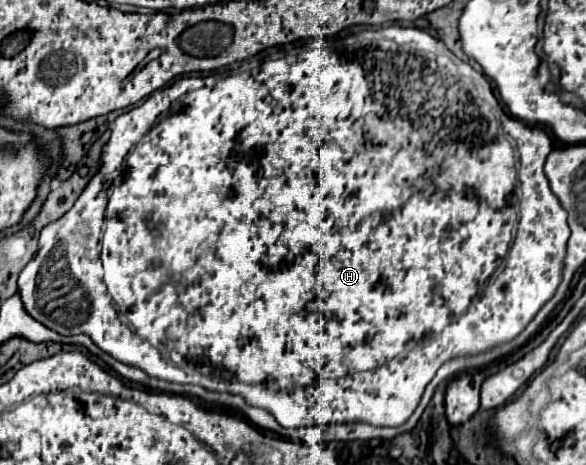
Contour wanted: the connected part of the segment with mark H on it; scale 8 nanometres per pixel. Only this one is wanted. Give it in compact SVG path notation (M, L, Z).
M384 26L384 28L378 28L378 30L362 30L362 32L352 34L348 38L310 40L310 46L302 46L298 50L292 50L290 54L282 54L278 60L264 58L256 68L246 70L246 72L238 72L238 74L230 74L230 76L208 76L205 78L183 76L176 83L172 84L170 88L156 90L140 106L134 106L132 110L120 114L114 120L112 136L110 136L108 144L104 146L100 172L84 188L84 192L76 200L76 204L70 208L70 212L66 212L60 220L48 224L42 230L40 240L38 240L36 256L20 272L18 294L22 296L22 304L24 304L26 312L34 320L44 324L46 328L50 328L50 330L54 330L58 334L64 334L64 336L86 334L104 352L112 354L120 362L126 362L126 364L132 364L132 366L138 366L142 370L146 370L148 376L170 380L170 382L178 382L178 384L200 384L206 390L214 390L214 392L242 394L248 404L258 406L258 408L266 408L270 414L274 414L278 424L282 424L284 428L328 426L328 424L344 424L344 422L368 422L372 426L400 426L400 424L404 424L410 418L410 414L414 412L414 408L418 406L418 402L422 398L422 392L424 392L426 384L434 378L436 370L446 360L462 356L462 354L486 352L486 350L490 350L490 348L494 348L498 344L510 342L514 336L518 336L526 328L526 324L536 316L536 312L542 308L542 304L546 304L546 300L550 300L554 296L554 292L556 292L556 288L558 288L558 284L562 280L566 242L570 238L570 228L568 228L568 222L566 222L568 214L562 208L562 204L558 202L558 198L552 196L548 180L546 180L544 170L542 170L544 162L546 162L546 158L548 158L548 154L552 150L552 140L546 136L544 130L540 130L536 126L528 126L524 122L512 118L512 116L506 116L503 109L499 107L502 106L494 96L487 78L482 73L476 71L470 64L462 62L460 58L456 58L444 46L444 42L436 40L428 32L418 30L418 28L402 28L402 26Z

